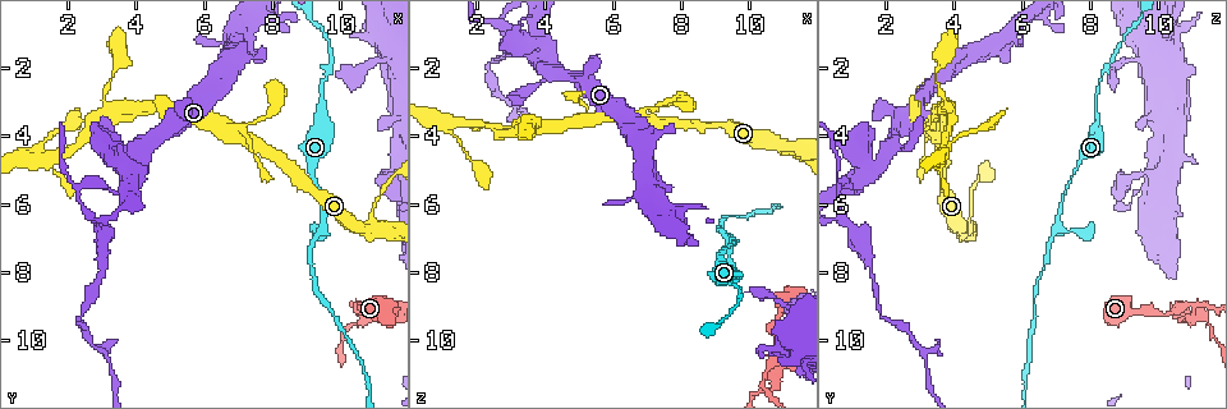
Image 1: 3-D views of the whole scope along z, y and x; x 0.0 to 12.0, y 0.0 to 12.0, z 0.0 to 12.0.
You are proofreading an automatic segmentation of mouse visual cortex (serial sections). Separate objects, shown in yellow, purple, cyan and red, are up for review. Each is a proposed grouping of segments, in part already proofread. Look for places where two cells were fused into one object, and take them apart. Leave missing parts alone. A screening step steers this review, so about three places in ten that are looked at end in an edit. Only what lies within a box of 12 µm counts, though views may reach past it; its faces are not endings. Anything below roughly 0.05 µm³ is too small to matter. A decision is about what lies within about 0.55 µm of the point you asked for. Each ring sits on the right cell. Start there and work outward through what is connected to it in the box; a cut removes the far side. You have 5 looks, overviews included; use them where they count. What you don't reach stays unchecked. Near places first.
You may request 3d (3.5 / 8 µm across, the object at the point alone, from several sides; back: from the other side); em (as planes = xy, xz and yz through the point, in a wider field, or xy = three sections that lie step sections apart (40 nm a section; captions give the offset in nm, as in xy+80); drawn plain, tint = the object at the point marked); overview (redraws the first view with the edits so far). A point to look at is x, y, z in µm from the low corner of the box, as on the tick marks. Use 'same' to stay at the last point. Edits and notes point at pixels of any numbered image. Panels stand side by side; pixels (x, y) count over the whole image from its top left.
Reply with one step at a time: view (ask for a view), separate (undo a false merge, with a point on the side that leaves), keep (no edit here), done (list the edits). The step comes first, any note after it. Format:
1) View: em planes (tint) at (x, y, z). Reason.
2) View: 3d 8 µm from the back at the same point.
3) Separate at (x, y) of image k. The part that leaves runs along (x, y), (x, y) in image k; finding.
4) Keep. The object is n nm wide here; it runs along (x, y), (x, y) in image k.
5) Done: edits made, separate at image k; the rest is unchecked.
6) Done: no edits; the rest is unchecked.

View: 3d 8 µm at (9.5, 3.3, 8.2). Calibre changes.

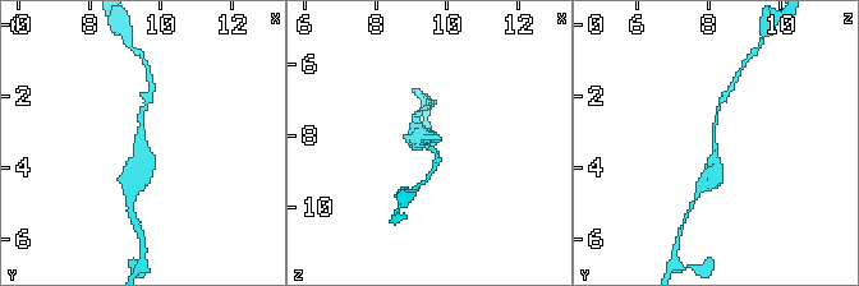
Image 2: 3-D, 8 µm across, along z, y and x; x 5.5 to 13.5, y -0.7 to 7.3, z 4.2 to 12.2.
View: em planes (tint) at (9.5, 3.3, 8.1). The arms are 150, 400 nm wide; now the EM.

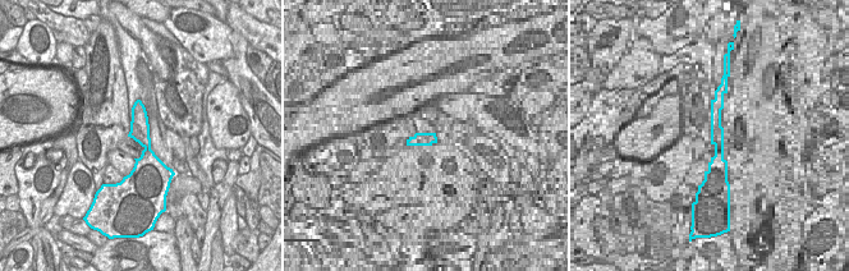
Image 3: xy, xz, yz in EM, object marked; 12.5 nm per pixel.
Keep. The object is 260 nm wide here; it runs along (138, 104), (147, 164), (136, 175) in image 3; all the same cell.

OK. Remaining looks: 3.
View: 3d 3.5 µm at (6.8, 3.9, 3.5).

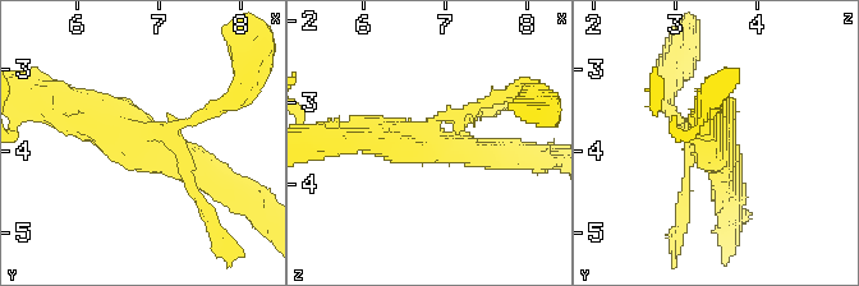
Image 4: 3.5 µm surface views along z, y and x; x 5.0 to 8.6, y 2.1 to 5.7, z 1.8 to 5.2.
View: em xy step 5 (tint) at (6.75, 3.90, 3.45).

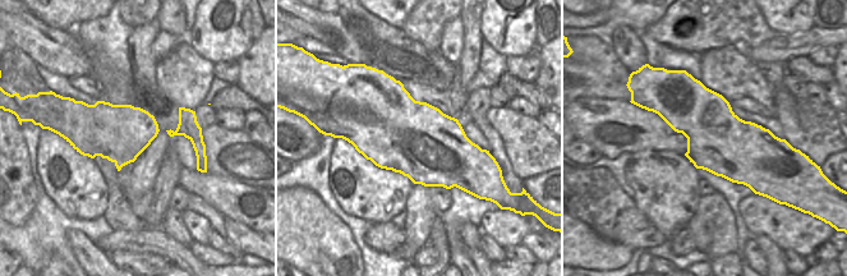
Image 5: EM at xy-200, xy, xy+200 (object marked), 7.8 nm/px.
Keep. It runs along (212, 183), (119, 128), (59, 105) in image 4; all the same cell.

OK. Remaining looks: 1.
Done: no edits; the rest is unchecked.

